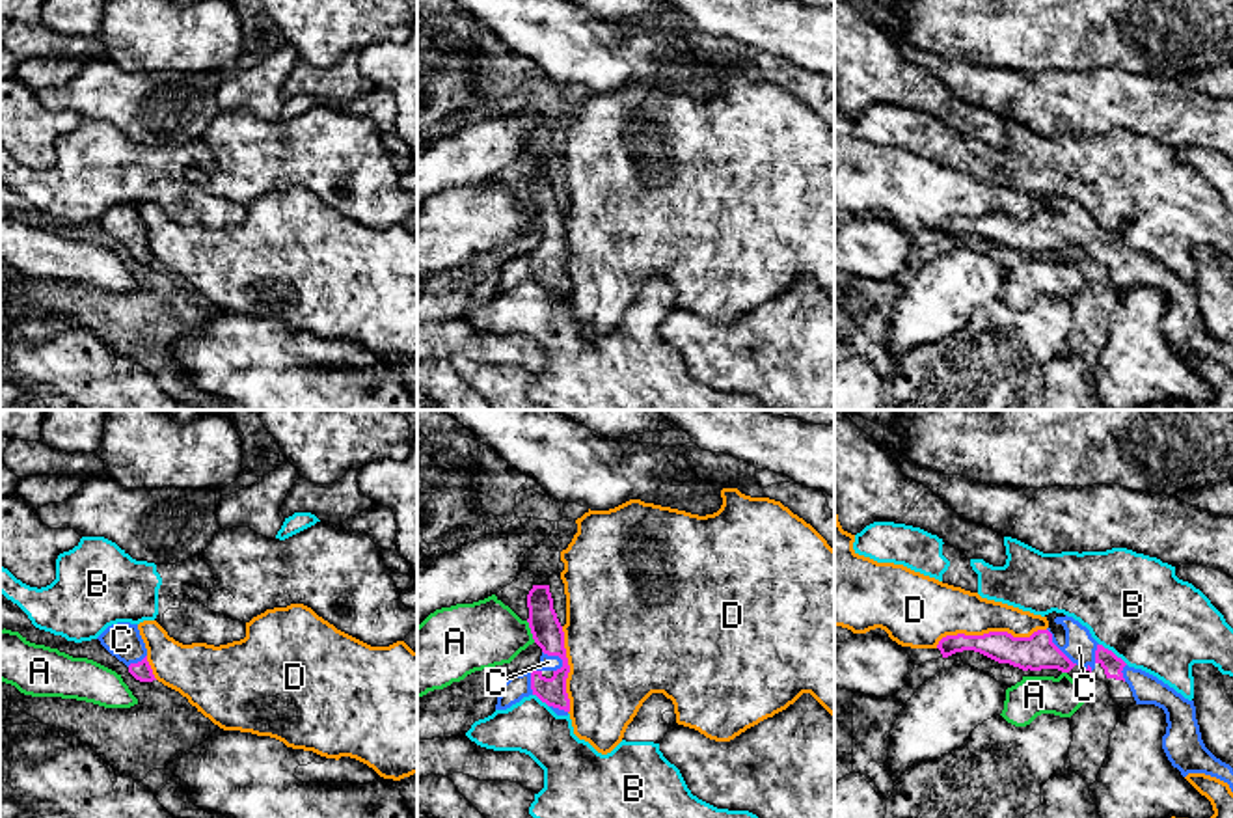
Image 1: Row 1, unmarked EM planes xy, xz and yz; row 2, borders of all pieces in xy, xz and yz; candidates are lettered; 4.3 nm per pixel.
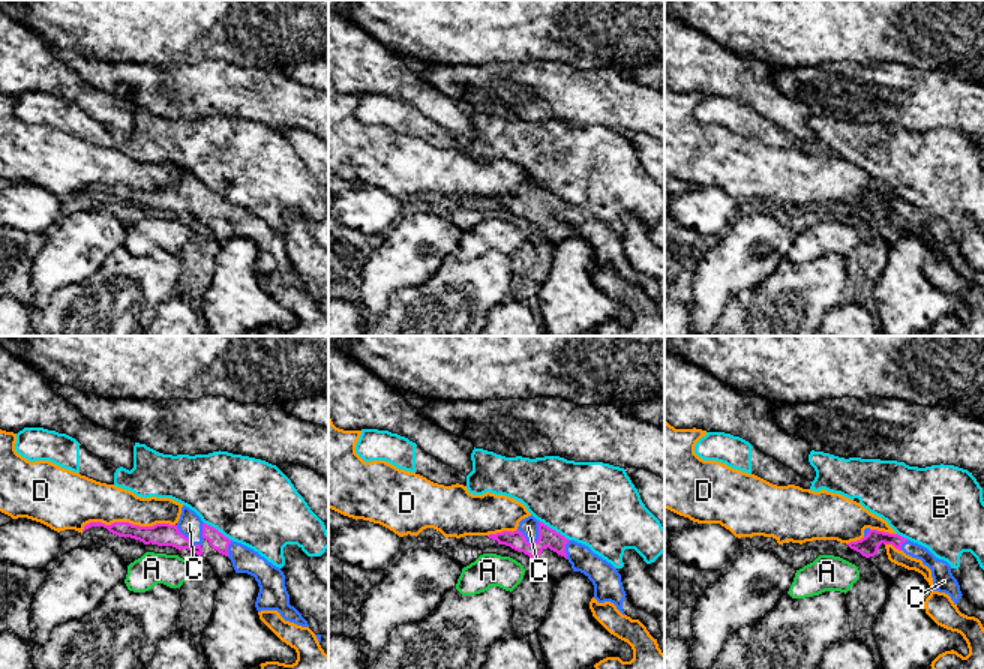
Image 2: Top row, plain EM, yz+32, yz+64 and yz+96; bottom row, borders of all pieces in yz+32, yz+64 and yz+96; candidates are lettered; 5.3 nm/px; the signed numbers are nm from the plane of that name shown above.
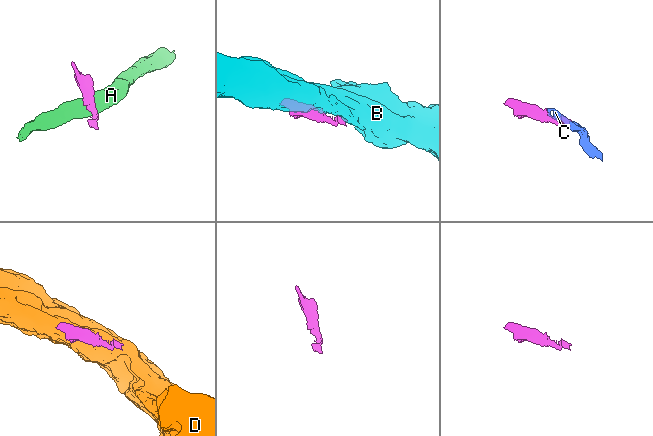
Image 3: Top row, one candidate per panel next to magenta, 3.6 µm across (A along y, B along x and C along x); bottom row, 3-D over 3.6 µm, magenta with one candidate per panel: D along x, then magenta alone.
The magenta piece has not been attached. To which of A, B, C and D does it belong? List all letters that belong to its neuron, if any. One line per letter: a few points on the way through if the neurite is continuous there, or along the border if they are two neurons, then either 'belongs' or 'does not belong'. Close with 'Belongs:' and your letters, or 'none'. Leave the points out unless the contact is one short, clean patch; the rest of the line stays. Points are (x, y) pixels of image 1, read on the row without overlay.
A: border xz (526, 204), (535, 224); does not belong
B: does not belong
C: belongs
D: does not belong
Belongs: C

